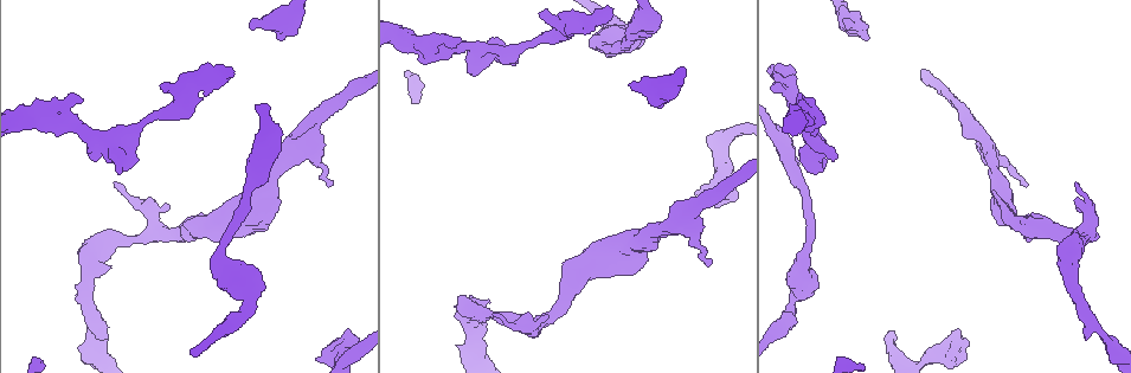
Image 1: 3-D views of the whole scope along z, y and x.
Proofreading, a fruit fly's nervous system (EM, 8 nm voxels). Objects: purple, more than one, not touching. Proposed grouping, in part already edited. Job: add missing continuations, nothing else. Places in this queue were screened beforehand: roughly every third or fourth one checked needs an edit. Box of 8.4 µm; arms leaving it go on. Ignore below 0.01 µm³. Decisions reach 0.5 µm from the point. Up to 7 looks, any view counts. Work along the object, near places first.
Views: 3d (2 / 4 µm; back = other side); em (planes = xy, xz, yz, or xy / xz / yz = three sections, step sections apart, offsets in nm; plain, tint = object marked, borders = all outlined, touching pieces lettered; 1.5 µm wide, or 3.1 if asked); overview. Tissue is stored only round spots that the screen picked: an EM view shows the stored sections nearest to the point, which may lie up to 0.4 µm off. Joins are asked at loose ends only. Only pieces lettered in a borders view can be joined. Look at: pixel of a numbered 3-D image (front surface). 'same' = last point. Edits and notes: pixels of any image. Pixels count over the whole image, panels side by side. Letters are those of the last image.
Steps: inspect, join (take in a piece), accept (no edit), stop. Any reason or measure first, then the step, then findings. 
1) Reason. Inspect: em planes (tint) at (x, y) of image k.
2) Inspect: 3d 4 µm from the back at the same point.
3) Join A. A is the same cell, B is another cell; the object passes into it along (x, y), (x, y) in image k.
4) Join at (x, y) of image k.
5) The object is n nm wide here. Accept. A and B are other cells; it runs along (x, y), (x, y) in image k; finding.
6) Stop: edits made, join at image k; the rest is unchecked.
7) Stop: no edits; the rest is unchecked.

Free end. Inspect: em planes (borders) at (252, 28) of image 1.

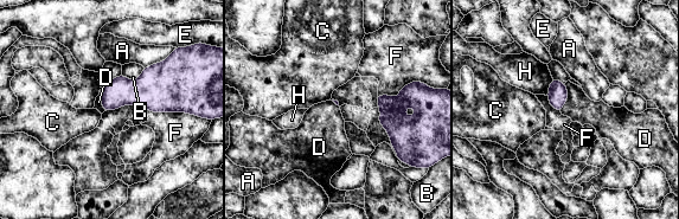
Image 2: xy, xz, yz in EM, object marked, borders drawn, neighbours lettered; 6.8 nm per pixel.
Accept. A, B, C, D, E, F and H are other cells; a border runs along (565, 84), (567, 101), (559, 110) in image 2; none of them fits.

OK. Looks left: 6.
An open end. Inspect: em xy step 8 (tint) at (495, 314) of image 1.

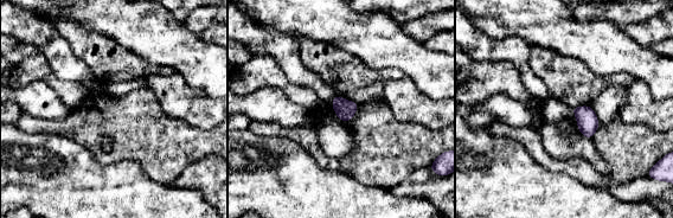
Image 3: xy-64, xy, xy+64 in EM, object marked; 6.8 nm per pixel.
Another direction. Inspect: em yz step 8 (borders) at the same point.

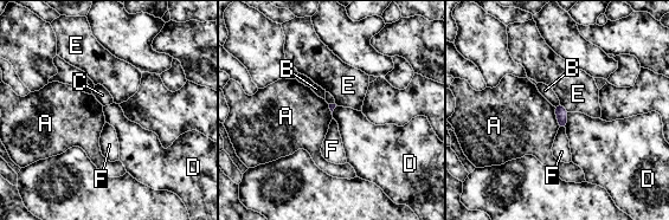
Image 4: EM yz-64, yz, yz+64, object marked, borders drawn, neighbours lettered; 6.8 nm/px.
Accept. A, B, C, D, E and F are other cells; a border runs along (553, 107), (559, 127) in image 4; none of them fits.

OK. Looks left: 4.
Free end. Inspect: 3d 2 µm at (1025, 184) of image 1.

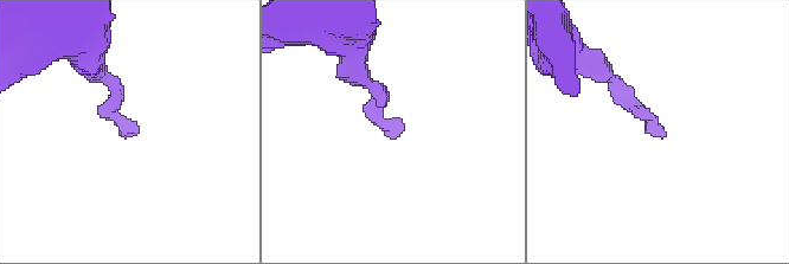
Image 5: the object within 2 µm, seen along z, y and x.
Inspect: em planes (tint) at (130, 134) of image 5.

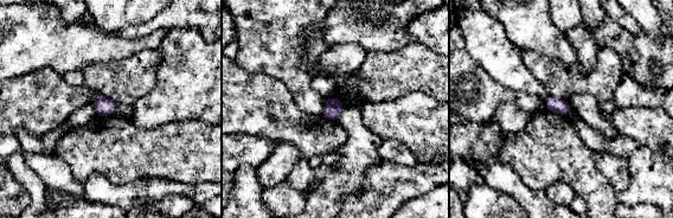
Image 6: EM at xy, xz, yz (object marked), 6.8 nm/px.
Inspect: em planes (borders) at the same point.

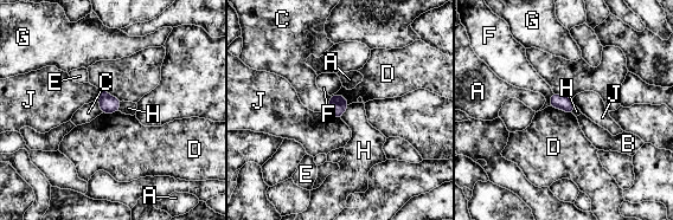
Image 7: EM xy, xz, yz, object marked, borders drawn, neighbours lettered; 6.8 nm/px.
Accept. A, B, C, D, E, F, G, H and J are other cells; a border runs along (350, 104), (340, 117) in image 7; none of them fits.

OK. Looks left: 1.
Stop: no edits; the rest is unchecked.

